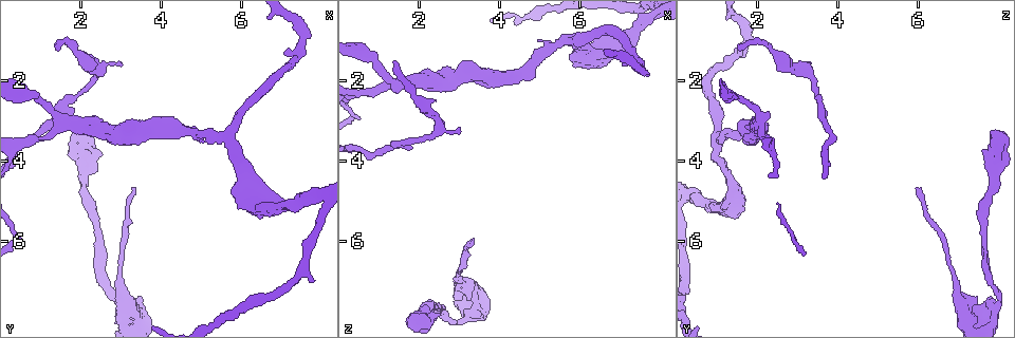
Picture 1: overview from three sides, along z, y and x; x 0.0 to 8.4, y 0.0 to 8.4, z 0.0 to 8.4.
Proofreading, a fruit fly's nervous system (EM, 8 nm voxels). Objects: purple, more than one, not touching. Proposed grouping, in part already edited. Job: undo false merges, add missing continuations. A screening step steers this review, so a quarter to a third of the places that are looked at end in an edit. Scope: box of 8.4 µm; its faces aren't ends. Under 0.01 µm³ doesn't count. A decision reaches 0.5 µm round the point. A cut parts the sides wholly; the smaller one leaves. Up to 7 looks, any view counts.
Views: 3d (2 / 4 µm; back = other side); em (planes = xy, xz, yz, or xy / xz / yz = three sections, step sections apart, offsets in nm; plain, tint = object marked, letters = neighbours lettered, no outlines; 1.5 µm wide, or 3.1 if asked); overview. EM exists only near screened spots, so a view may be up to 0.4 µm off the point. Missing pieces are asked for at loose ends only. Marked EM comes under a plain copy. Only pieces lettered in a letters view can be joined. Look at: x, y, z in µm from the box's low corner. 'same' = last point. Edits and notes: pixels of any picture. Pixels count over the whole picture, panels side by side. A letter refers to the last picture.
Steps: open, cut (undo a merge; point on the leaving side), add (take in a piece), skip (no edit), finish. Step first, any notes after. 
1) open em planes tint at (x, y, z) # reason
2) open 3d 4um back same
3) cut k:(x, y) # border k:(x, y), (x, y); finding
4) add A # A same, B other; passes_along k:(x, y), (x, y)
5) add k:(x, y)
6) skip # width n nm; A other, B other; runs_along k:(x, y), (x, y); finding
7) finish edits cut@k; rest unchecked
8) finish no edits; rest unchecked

open 3d 2um at (3.35, 4.65, 5.95) # thin end

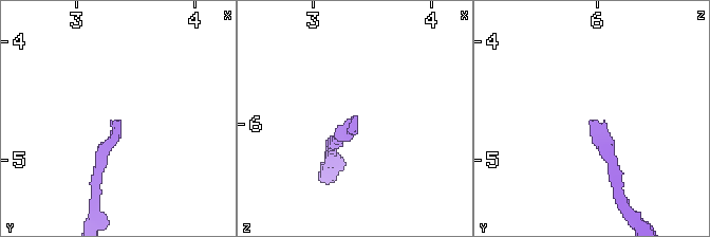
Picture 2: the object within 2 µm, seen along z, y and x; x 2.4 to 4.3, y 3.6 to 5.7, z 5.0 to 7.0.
open em planes letters at (3.32, 4.68, 5.92)

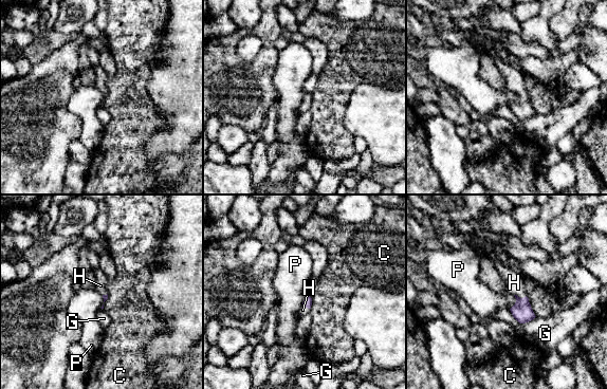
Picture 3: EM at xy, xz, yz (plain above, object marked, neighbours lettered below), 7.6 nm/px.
add H # C other, G other, H same, P other; passes_along 3:(521, 311), (519, 297), (514, 282); it goes on there

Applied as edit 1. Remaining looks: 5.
open overview

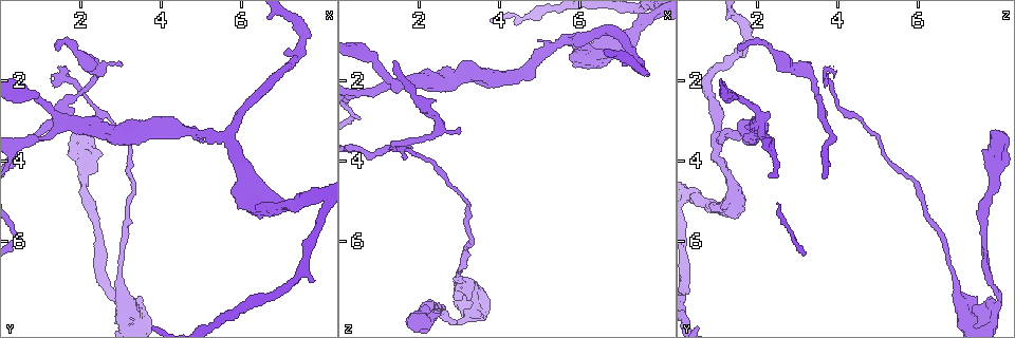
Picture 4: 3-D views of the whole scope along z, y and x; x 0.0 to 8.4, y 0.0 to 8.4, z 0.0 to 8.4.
open 3d 4um at (1.85, 3.30, 7.85) # thick end

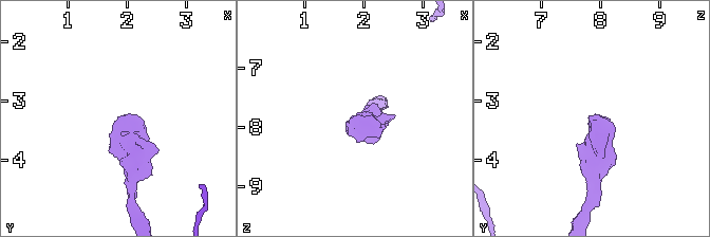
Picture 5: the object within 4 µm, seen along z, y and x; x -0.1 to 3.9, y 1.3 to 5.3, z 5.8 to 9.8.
open em xz step 8 tint at (1.90, 3.25, 7.80) # now the EM

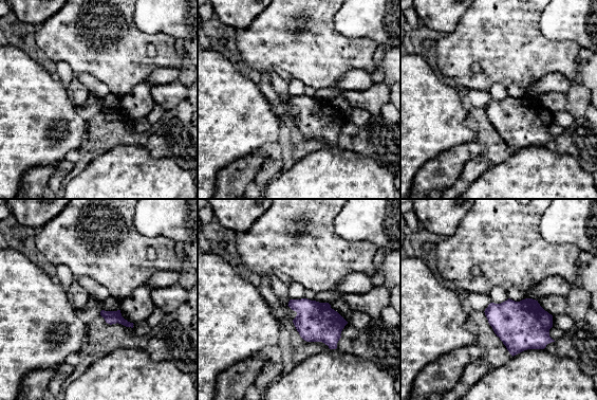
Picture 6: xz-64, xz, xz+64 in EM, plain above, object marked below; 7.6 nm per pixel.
open em yz step 4 letters same # another direction

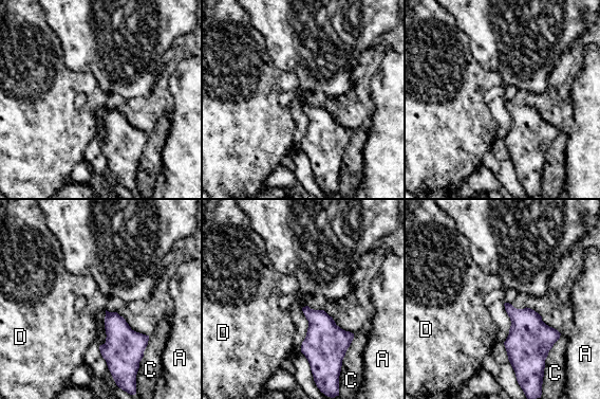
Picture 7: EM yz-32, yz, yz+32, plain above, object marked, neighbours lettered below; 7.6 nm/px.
skip # A other, C other, D other; border 7:(306, 305), (302, 308); no lettered piece goes on from it

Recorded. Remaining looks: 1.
finish edits add@3; rest unchecked

